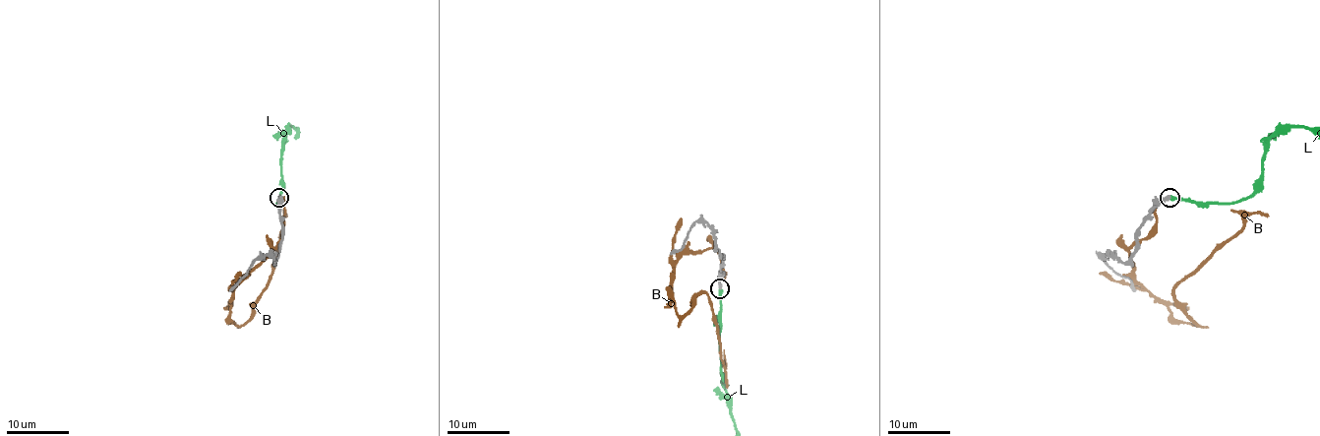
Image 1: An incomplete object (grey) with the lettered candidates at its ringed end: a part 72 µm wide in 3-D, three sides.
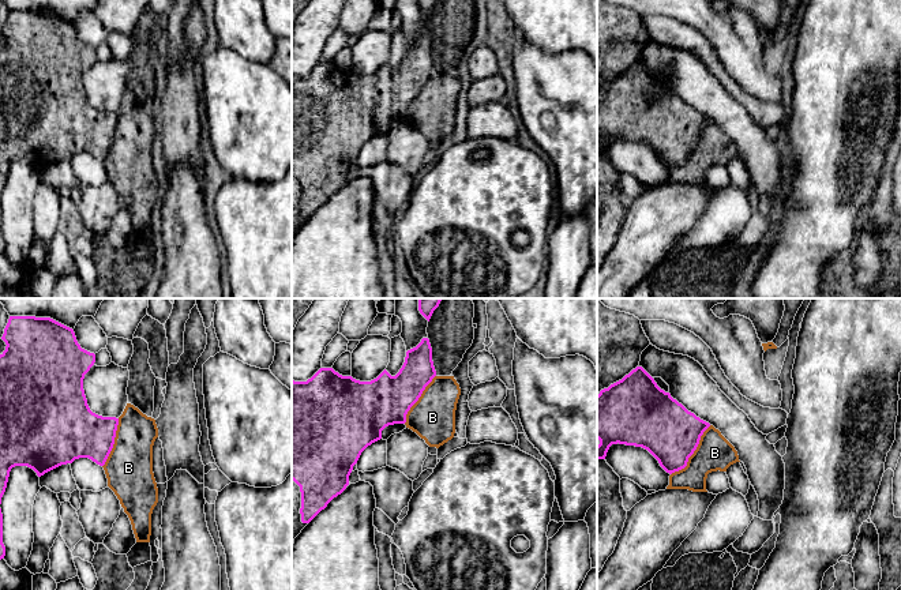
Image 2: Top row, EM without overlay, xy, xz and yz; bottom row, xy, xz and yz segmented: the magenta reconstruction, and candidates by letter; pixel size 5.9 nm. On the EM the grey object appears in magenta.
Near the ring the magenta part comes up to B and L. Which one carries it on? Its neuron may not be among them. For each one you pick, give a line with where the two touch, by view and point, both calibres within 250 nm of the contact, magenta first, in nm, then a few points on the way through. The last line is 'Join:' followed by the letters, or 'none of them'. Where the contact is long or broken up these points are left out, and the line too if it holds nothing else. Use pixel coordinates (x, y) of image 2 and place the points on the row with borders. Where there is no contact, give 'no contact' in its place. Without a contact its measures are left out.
L: no contact
Join: L

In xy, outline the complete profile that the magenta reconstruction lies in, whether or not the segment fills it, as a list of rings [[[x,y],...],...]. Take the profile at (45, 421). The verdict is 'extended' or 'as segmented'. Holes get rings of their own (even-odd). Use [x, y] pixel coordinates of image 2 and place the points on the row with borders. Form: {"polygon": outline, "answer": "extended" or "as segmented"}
{"polygon": [[[10,316],[1,339],[7,346],[0,354],[0,504],[15,466],[27,466],[38,477],[79,458],[104,466],[119,425],[119,418],[98,416],[87,405],[83,379],[94,365],[95,354],[80,347],[72,328],[50,317]]], "answer": "as segmented"}

